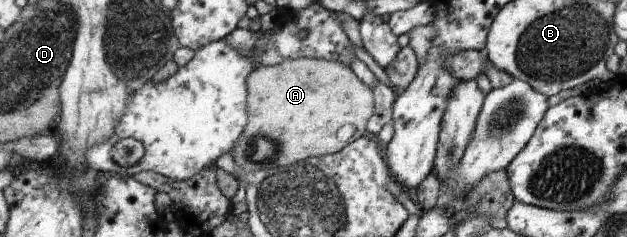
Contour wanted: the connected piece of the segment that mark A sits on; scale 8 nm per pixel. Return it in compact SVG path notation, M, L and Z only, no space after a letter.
M303 57L283 61L281 65L260 66L252 70L247 77L248 86L248 125L244 133L237 140L233 147L232 154L235 162L247 172L269 169L270 167L290 167L298 162L307 160L311 157L322 157L325 155L335 154L343 150L347 145L355 142L358 138L369 135L368 122L373 118L376 111L376 98L373 88L369 88L363 80L357 78L357 74L346 64L337 61L328 61L327 59L316 59L313 57Z

